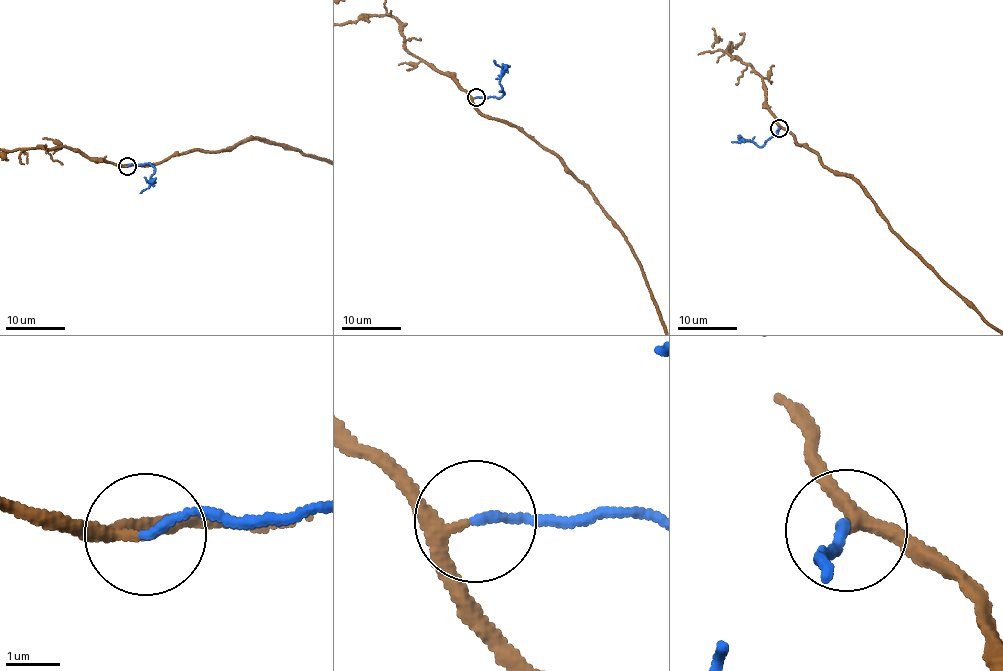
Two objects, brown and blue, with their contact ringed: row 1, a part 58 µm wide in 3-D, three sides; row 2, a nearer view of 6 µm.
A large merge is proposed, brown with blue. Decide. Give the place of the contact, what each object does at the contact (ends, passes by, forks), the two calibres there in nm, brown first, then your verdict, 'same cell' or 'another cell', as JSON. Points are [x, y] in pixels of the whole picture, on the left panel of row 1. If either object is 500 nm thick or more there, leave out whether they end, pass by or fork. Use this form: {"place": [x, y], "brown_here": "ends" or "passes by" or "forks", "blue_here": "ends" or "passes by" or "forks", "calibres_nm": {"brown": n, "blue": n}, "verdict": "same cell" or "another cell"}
{"place": [127, 166], "brown_here": "passes by", "blue_here": "ends", "calibres_nm": {"brown": 200, "blue": 140}, "verdict": "same cell"}

